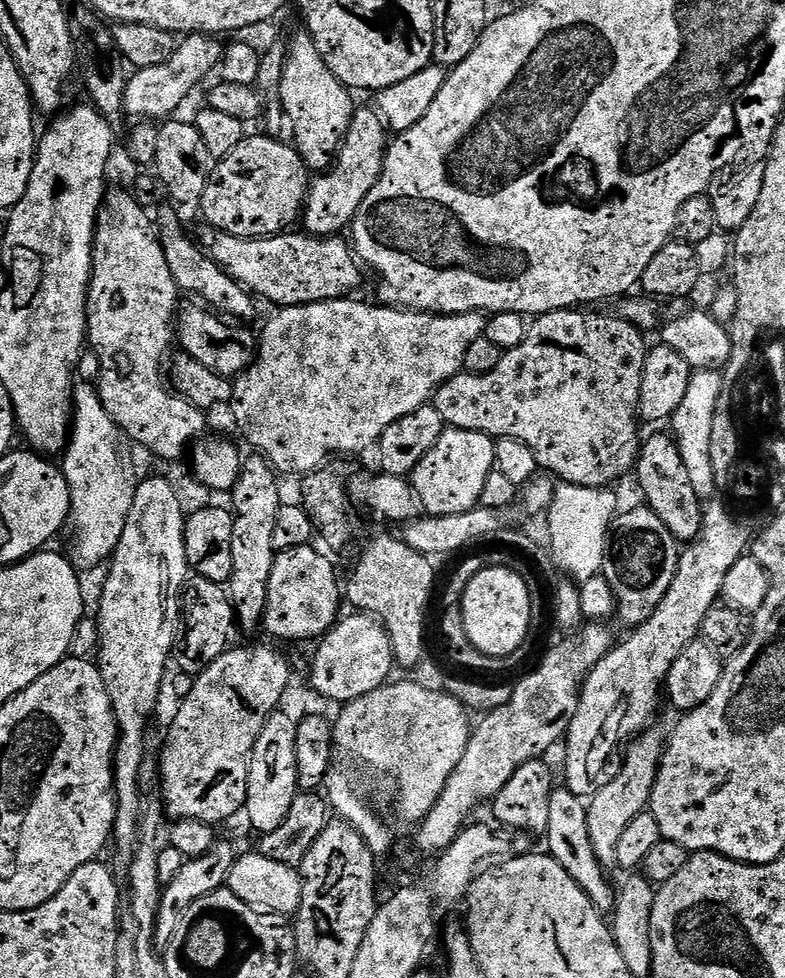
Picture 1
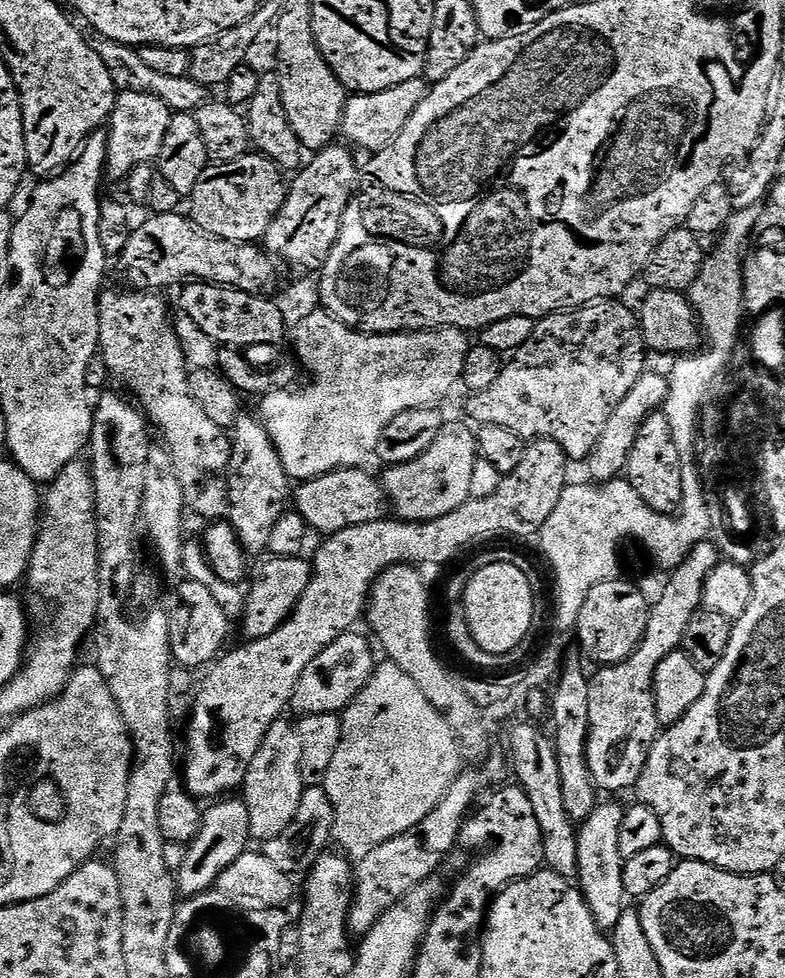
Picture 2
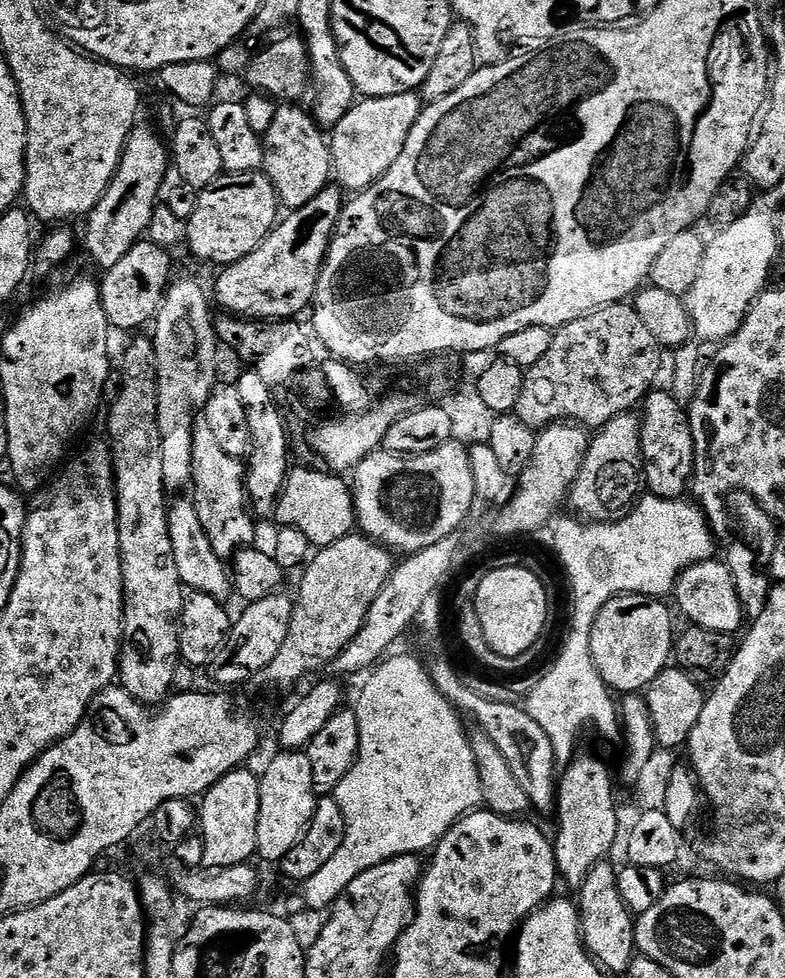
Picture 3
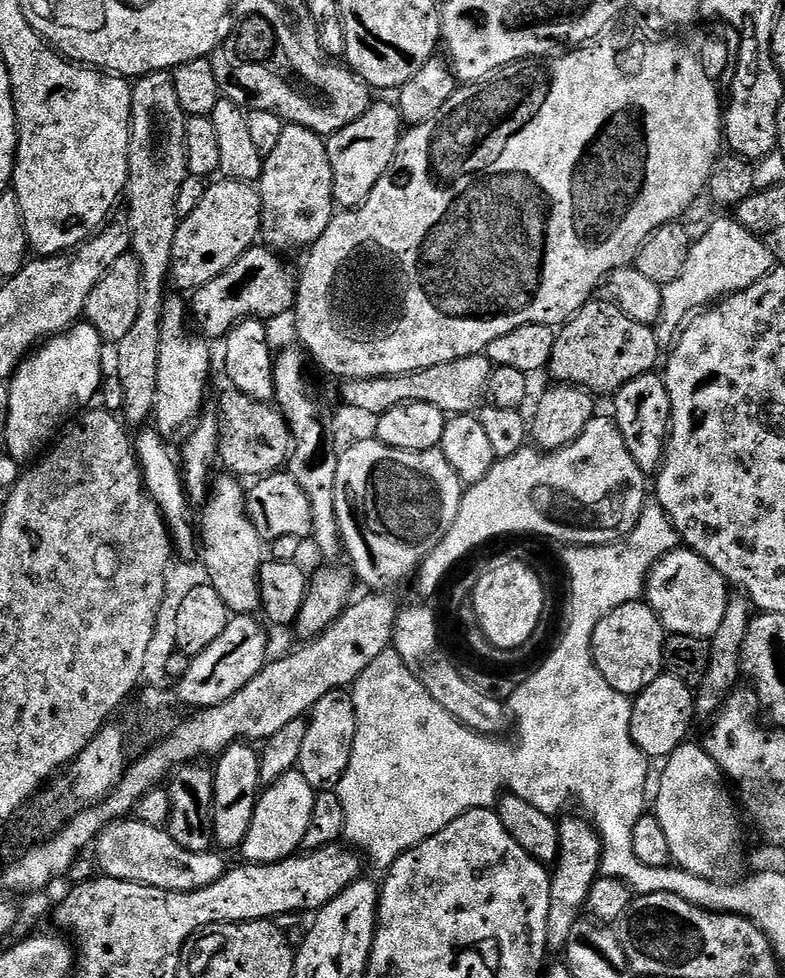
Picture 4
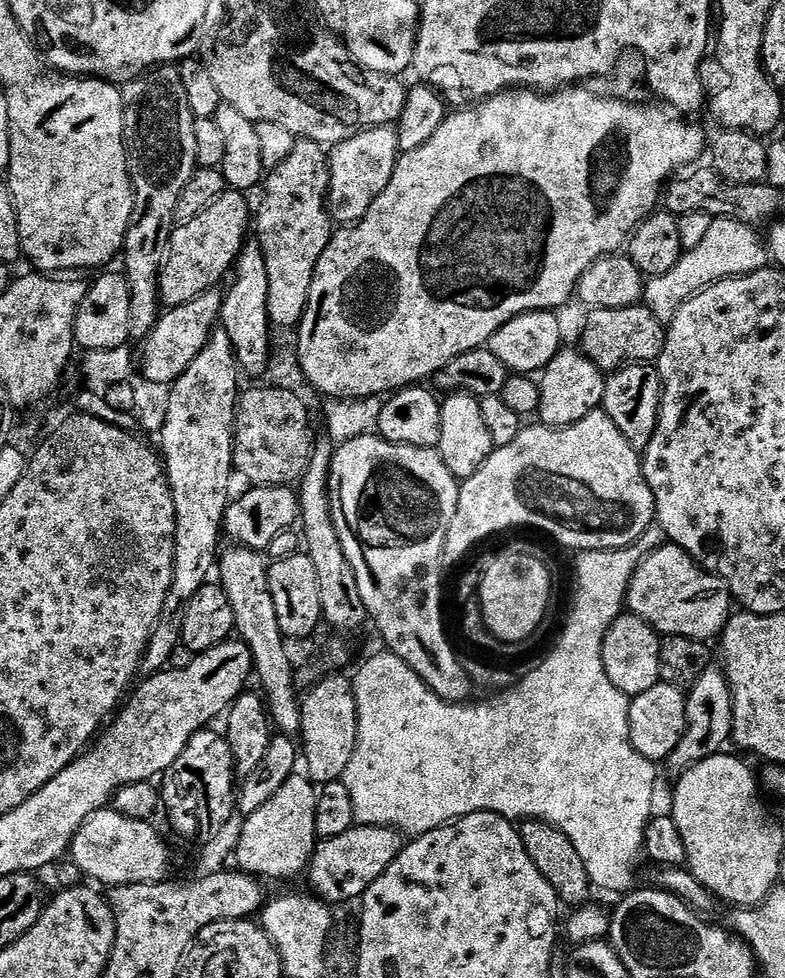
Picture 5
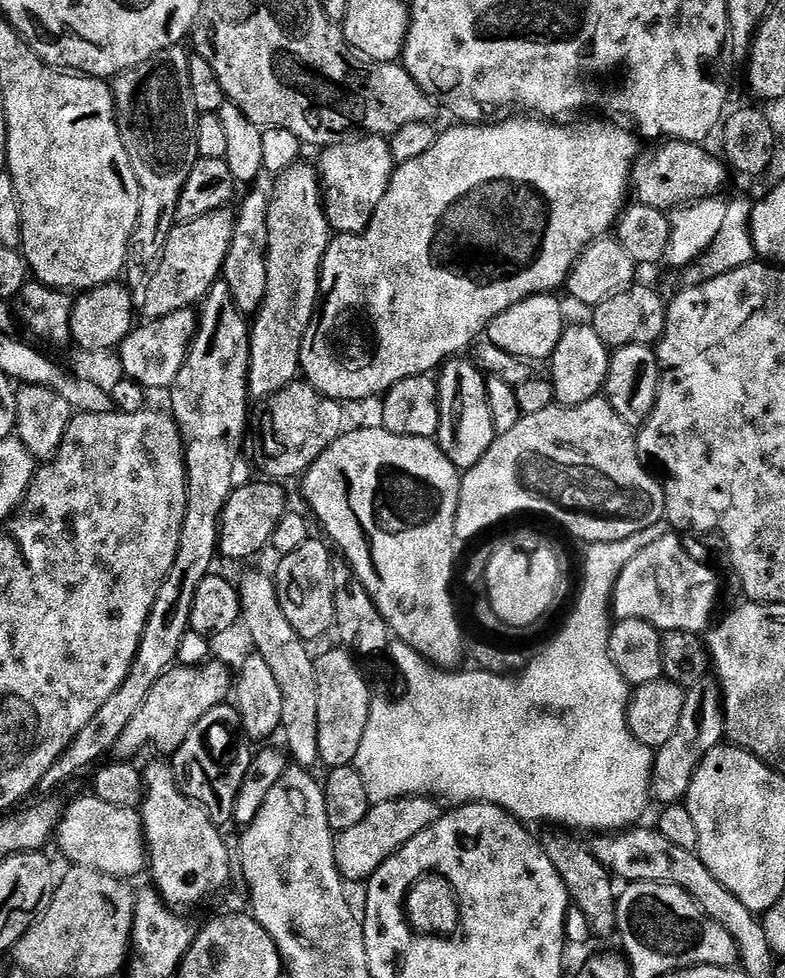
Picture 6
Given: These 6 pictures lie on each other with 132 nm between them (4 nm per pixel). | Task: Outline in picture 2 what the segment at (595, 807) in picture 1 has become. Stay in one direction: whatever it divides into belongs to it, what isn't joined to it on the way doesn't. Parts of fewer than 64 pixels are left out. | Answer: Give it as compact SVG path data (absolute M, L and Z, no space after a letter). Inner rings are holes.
M597 803L595 810L578 828L580 842L578 887L584 893L584 901L591 909L592 916L604 930L616 927L626 907L623 884L624 864L620 854L620 832L623 830L625 811L625 805Z

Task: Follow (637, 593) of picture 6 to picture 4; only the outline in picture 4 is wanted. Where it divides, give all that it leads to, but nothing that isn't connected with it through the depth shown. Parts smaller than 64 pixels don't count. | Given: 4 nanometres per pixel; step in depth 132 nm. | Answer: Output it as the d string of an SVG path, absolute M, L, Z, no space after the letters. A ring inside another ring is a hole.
M687 546L668 551L647 576L646 602L658 614L669 633L711 638L725 617L730 585L704 556Z

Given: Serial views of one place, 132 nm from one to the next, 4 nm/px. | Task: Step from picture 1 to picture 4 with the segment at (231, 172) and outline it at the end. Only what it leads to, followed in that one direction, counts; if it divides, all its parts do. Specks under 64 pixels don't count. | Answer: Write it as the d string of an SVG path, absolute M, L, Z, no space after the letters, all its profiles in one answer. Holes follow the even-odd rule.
M217 179L209 183L204 189L204 196L194 206L194 210L177 223L172 247L172 266L170 269L171 283L180 288L197 290L204 284L210 283L229 266L243 252L257 243L260 236L260 193L252 184L244 184L241 180Z

